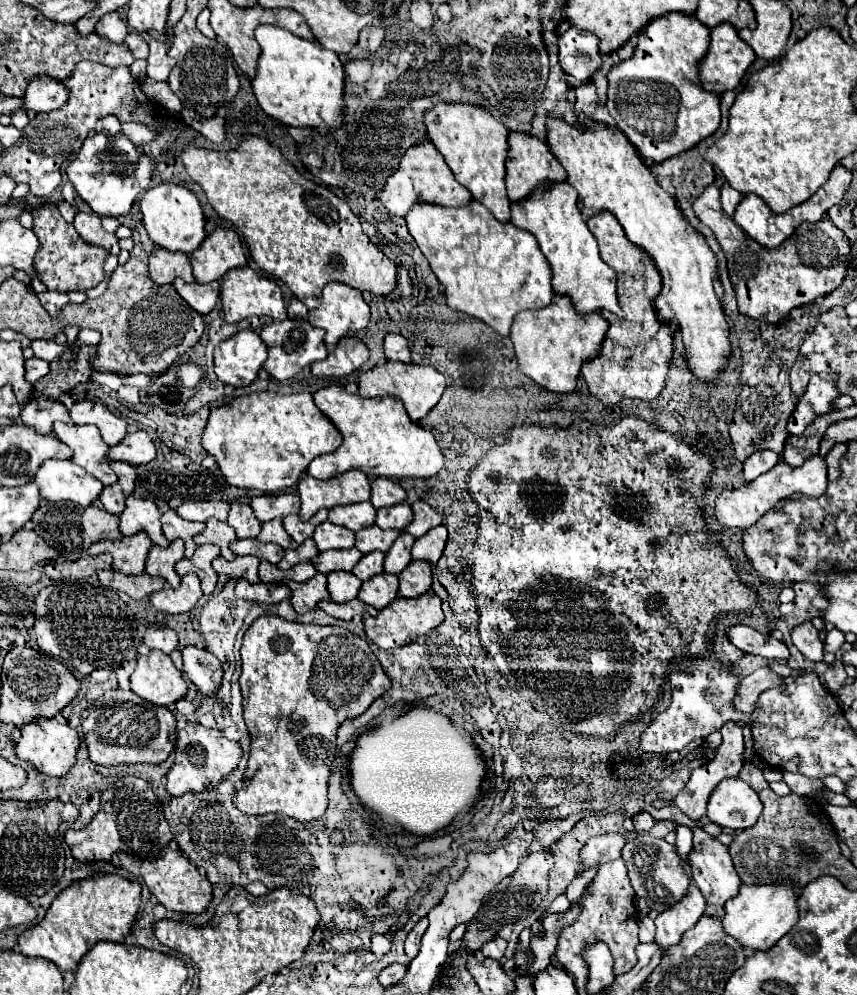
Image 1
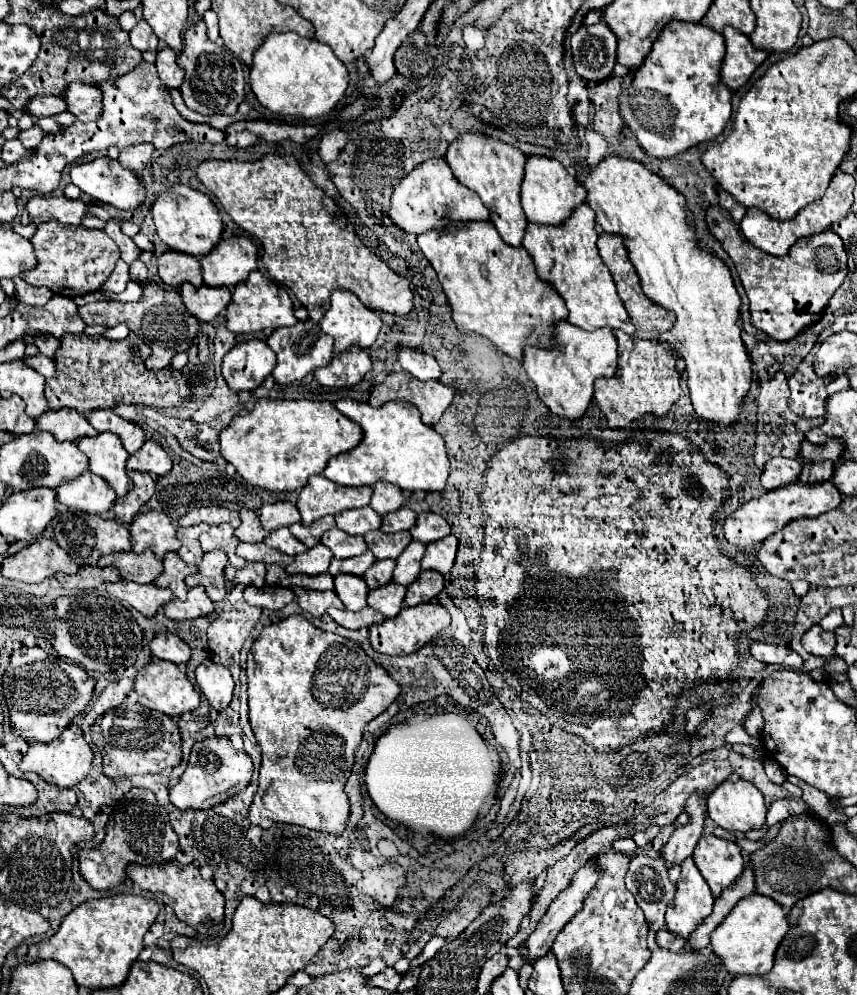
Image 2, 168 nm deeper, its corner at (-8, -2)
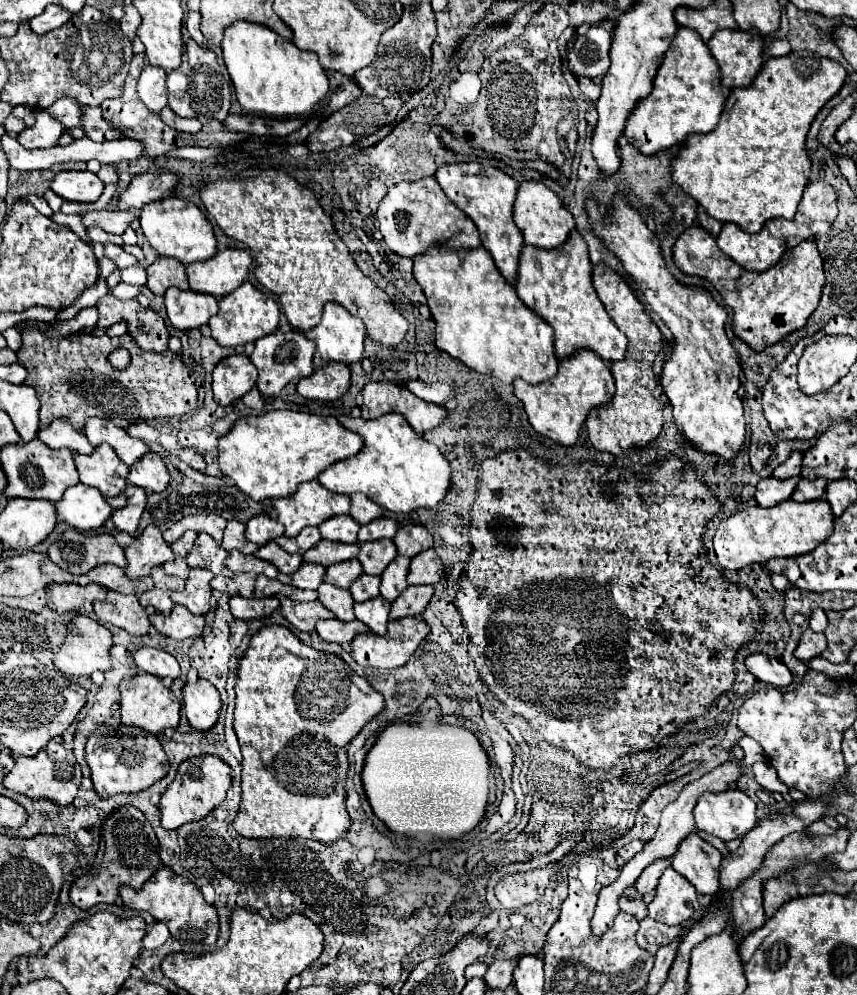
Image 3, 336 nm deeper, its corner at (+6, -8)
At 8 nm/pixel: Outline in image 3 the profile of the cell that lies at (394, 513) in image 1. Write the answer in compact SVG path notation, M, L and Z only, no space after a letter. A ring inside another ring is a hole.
M376 518L364 526L360 526L358 532L358 542L368 542L368 540L382 540L382 538L394 538L398 530L398 522L392 518Z

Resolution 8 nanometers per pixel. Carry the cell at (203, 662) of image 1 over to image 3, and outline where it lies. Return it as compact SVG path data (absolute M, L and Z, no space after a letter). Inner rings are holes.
M198 680L196 684L186 684L182 696L188 724L202 732L210 730L216 724L222 706L218 690L208 680Z

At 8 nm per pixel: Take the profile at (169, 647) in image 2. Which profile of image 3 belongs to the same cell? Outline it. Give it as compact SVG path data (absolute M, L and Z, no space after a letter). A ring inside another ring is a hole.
M140 648L134 652L134 660L136 666L142 672L154 674L158 678L178 678L180 676L180 666L176 662L176 658L164 650L156 650L156 648Z

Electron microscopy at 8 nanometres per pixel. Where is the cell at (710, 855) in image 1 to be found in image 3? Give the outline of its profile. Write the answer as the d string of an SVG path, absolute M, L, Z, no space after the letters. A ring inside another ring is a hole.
M696 832L688 834L672 856L672 868L688 878L698 894L708 896L720 890L720 862L722 854Z

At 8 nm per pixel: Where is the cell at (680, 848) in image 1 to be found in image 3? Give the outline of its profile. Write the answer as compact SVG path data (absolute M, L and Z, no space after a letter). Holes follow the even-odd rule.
M668 866L656 886L656 896L648 904L650 918L668 926L678 926L690 920L690 914L698 910L698 894L682 874Z

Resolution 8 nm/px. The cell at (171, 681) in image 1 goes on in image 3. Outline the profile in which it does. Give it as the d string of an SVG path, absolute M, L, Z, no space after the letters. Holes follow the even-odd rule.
M140 672L138 676L134 676L130 680L124 680L120 684L120 692L122 692L120 714L122 714L122 722L126 726L136 726L136 728L142 728L142 730L146 730L150 734L160 734L166 728L176 728L178 726L180 702L174 696L172 690L164 688L160 678L154 678L154 676L146 674L146 672Z

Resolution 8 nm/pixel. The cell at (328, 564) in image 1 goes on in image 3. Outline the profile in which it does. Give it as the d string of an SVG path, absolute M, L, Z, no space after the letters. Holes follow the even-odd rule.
M354 558L354 560L346 560L346 562L340 562L340 564L328 566L328 568L326 568L324 582L332 582L334 586L348 588L360 574L362 574L360 560Z

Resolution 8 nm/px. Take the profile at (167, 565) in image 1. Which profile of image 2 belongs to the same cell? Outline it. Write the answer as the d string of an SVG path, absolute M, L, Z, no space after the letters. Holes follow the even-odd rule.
M168 552L168 556L164 556L164 572L154 580L158 586L166 586L174 592L176 598L184 600L188 586L184 582L184 578L188 574L194 574L198 568L186 564L176 552Z

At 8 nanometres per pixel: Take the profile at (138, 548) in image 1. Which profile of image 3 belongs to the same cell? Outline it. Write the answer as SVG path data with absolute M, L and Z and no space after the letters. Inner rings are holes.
M98 566L94 570L90 570L88 574L78 578L80 586L88 586L88 584L100 584L106 586L108 590L120 592L120 594L134 594L140 596L144 592L148 592L150 586L150 578L138 578L138 580L130 580L126 578L124 570L120 570L118 566Z

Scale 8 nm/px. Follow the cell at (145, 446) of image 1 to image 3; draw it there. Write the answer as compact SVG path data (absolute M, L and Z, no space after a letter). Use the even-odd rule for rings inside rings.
M148 452L130 468L128 482L152 492L164 492L170 486L170 474L164 460L156 452Z

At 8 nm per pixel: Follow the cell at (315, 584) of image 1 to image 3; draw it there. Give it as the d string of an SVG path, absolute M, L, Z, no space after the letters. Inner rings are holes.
M290 598L280 600L280 612L282 616L298 630L312 632L316 628L318 620L334 618L330 610L326 610L318 600L314 602L294 602Z

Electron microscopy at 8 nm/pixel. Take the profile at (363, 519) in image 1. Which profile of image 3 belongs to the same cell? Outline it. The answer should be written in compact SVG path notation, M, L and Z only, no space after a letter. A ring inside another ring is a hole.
M346 514L346 516L328 518L328 520L322 522L318 528L320 528L322 538L326 538L326 540L354 544L354 542L356 542L356 534L358 534L358 530L360 530L360 524L354 522L354 518L350 518L350 516Z

